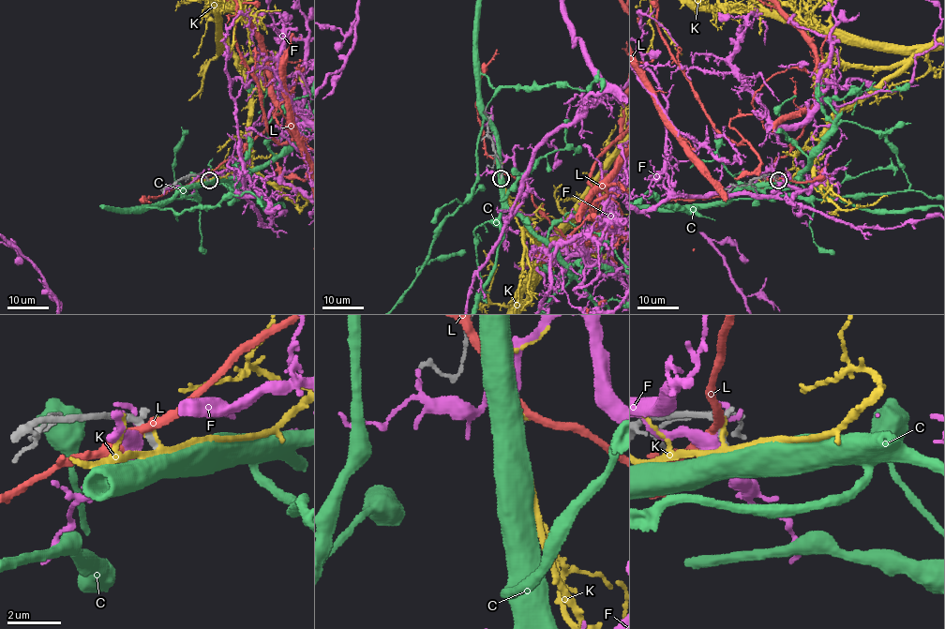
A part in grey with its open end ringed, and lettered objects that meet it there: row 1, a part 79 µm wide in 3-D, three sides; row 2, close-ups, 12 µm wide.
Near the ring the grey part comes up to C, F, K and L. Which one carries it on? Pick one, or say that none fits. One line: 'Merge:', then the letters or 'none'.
Merge: none

